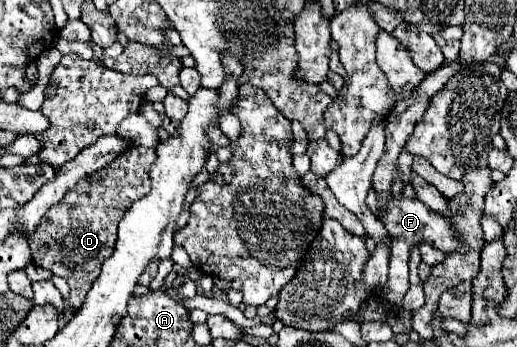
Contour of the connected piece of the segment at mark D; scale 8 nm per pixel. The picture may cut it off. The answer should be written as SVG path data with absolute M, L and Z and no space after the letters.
M134 146L122 152L114 162L110 162L110 166L98 170L98 174L82 178L82 182L62 198L62 202L54 204L46 212L46 218L42 218L38 230L30 236L28 244L32 250L32 262L68 282L68 302L72 306L82 306L86 292L94 278L98 278L102 262L112 254L122 214L132 206L132 202L150 192L150 166L156 156L156 148L146 146Z

